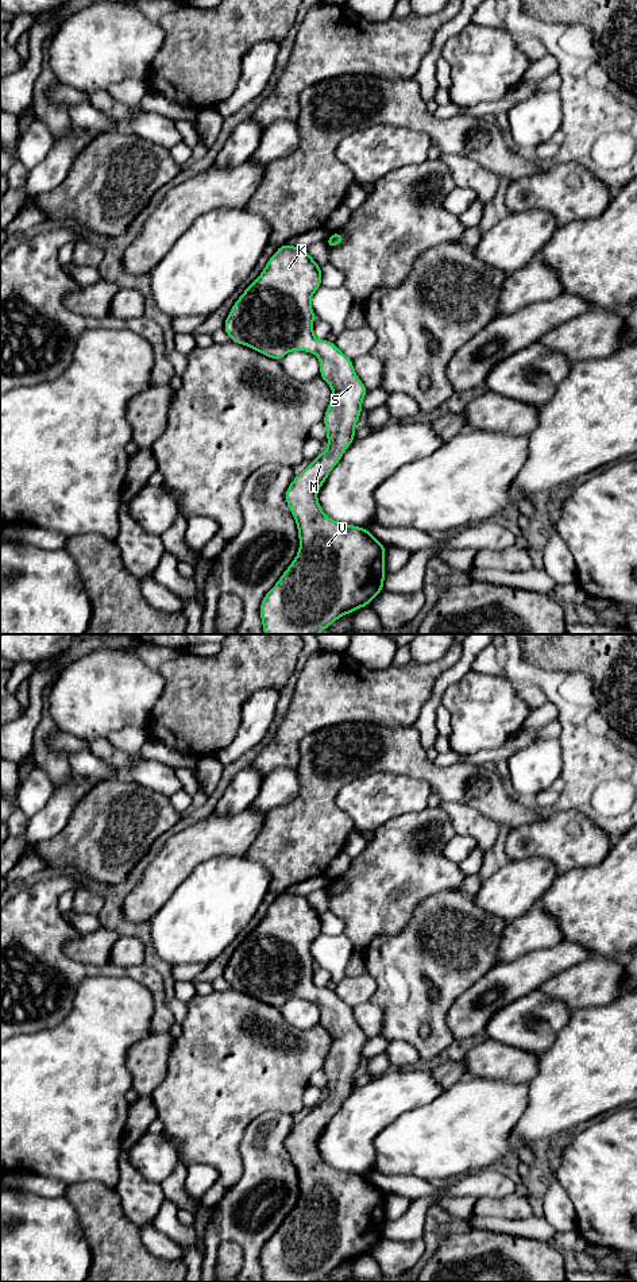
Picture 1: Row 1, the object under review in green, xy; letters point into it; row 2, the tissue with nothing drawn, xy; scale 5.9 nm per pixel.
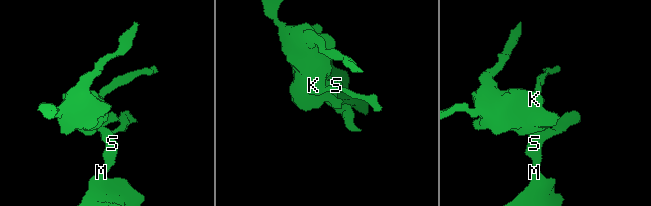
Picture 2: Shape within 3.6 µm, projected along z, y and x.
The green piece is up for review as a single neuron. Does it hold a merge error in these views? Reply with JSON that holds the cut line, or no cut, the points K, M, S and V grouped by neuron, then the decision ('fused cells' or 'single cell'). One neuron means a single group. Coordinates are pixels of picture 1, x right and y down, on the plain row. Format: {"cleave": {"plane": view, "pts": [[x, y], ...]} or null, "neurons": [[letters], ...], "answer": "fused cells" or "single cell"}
{"cleave": null, "neurons": [["K", "M", "S", "V"]], "answer": "single cell"}

